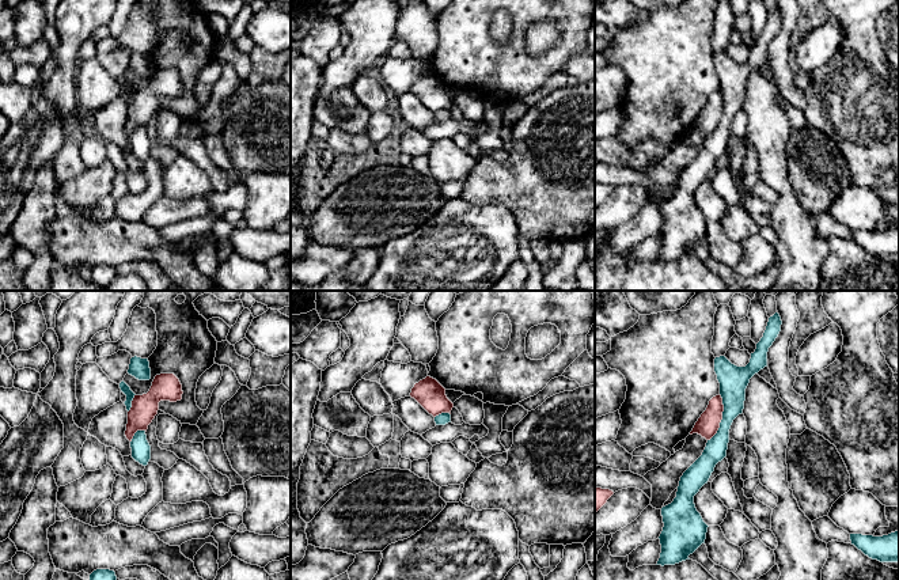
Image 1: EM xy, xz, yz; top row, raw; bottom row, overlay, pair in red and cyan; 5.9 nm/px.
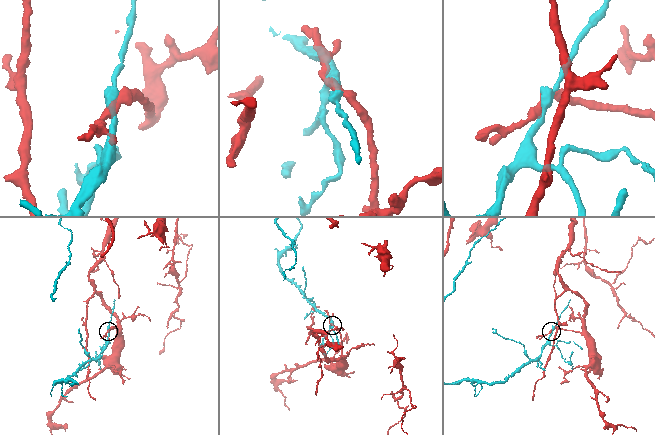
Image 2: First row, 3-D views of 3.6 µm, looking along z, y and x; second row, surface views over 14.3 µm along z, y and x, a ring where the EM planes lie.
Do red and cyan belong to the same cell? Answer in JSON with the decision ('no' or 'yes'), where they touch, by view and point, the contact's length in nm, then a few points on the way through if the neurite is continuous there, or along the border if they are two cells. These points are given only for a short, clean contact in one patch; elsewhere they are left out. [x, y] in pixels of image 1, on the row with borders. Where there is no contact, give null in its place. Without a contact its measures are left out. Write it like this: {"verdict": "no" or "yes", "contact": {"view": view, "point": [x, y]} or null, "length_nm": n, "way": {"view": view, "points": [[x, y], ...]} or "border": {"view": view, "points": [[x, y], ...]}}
{"verdict": "no", "contact": {"view": "yz", "point": [721, 417]}, "length_nm": 280, "border": {"view": "yz", "points": [[720, 394], [723, 405], [720, 427], [708, 440]]}}

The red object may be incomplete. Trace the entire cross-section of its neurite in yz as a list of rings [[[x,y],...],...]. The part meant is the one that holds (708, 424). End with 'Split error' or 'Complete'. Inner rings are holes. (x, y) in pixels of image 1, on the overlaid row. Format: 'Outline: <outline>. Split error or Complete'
Outline: [[[718,394],[709,401],[706,410],[701,414],[690,435],[698,433],[706,440],[710,440],[720,428],[722,412],[724,412],[722,398]]]. Complete

